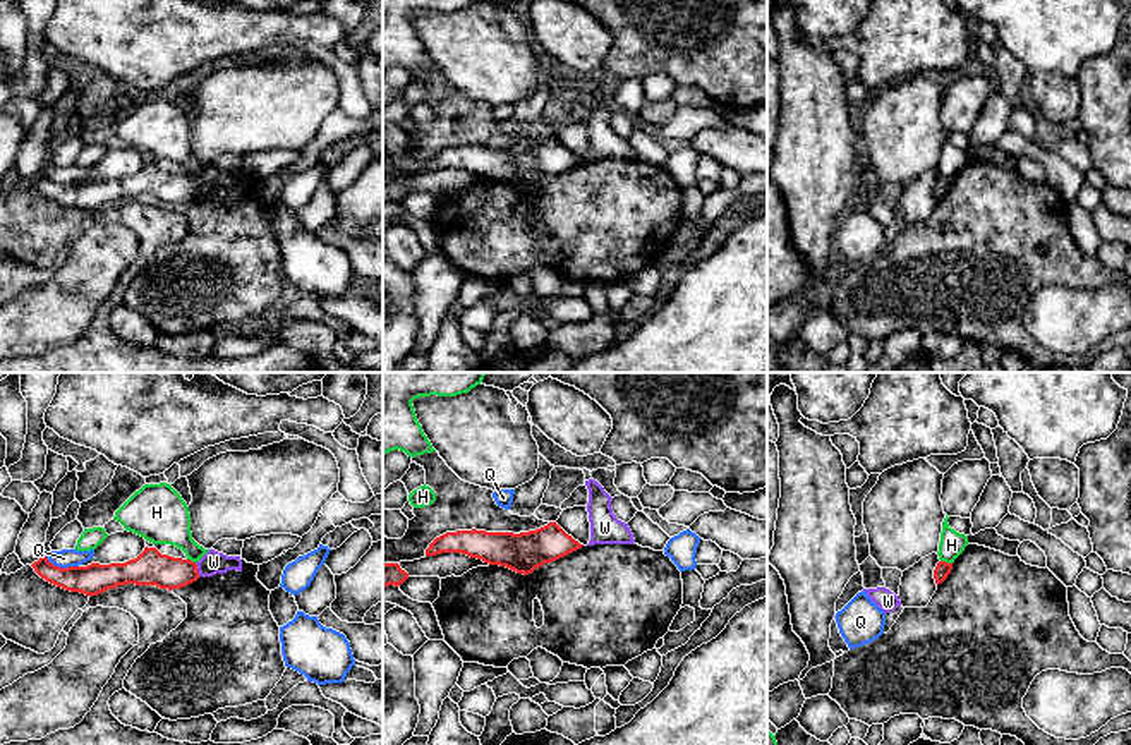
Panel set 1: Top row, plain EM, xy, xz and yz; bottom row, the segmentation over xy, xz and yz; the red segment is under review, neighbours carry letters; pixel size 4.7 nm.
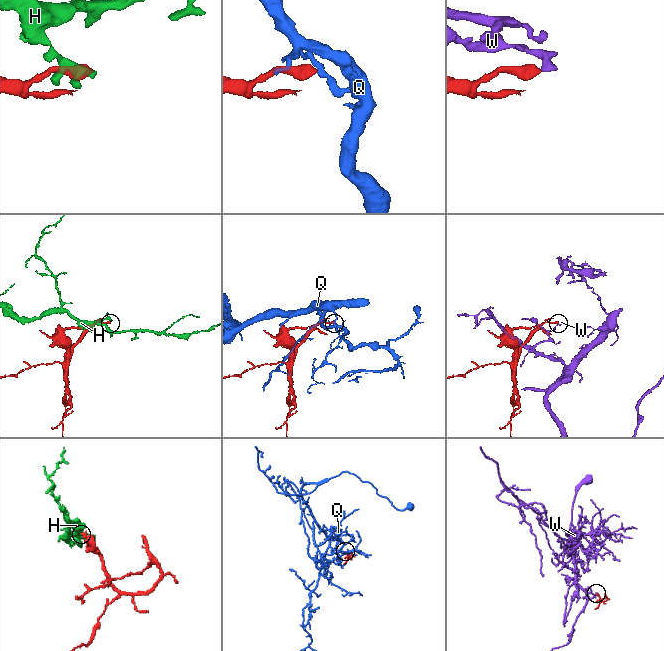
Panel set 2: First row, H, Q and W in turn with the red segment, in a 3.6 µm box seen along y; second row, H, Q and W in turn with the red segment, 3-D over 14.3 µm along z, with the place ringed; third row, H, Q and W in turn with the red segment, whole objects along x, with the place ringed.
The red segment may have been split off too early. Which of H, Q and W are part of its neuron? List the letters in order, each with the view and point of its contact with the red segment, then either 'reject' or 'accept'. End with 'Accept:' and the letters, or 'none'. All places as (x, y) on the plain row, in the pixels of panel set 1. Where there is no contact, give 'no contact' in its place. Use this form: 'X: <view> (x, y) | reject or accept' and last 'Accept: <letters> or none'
H: yz (944, 177) | reject
Q: xy (62, 184) | reject
W: xy (196, 186) | reject
Accept: none

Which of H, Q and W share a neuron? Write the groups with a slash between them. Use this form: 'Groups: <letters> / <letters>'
Groups: H / Q / W

